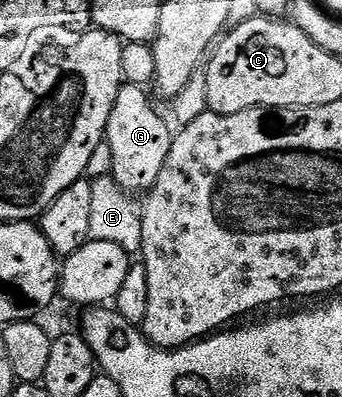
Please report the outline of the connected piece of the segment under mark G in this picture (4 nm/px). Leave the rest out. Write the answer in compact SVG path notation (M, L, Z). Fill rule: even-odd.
M123 82L120 93L116 93L116 105L112 105L112 117L108 117L104 141L112 149L110 175L127 193L150 191L164 169L164 161L168 161L168 149L172 149L174 135L170 131L171 124L162 120L153 102L155 100L147 88Z

